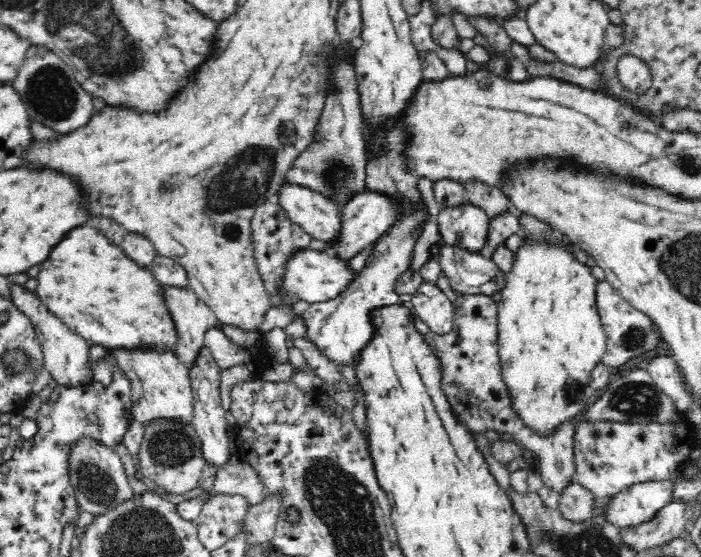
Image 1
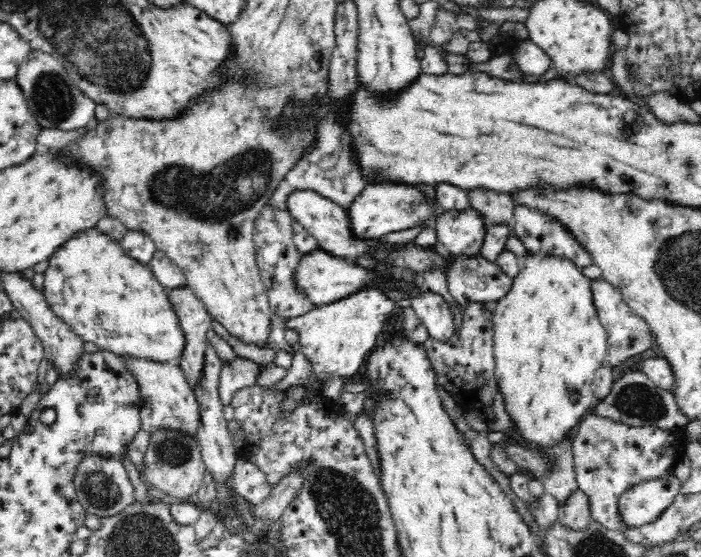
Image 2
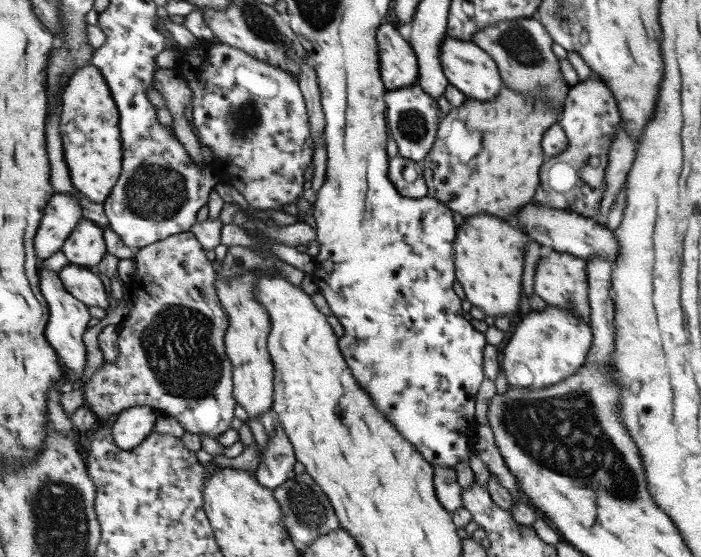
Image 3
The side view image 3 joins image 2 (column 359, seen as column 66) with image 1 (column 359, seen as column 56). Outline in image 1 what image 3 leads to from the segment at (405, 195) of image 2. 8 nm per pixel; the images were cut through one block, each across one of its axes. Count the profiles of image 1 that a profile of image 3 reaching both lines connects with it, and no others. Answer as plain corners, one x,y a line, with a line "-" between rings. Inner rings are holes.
365,189
340,206
338,234
327,245
321,241
314,245
348,263
356,254
368,248
391,225
400,211
403,211
403,208
393,204
389,198

